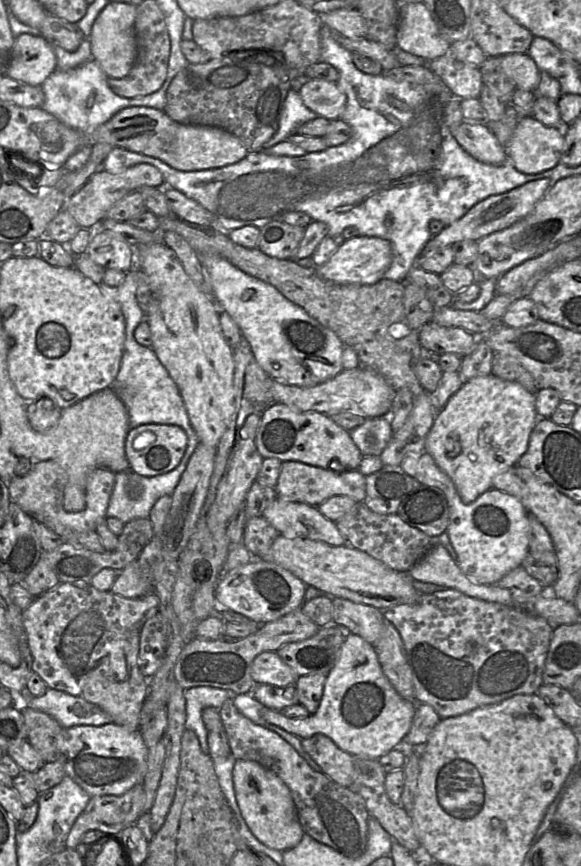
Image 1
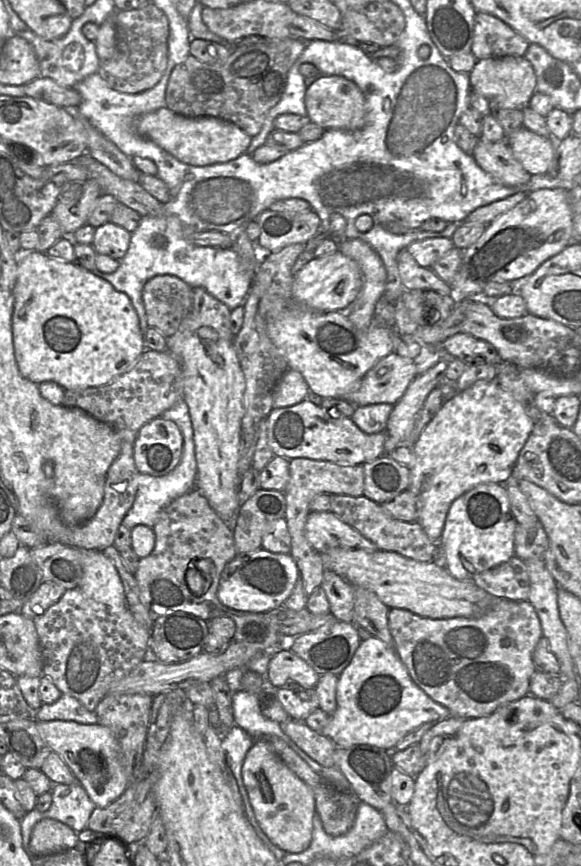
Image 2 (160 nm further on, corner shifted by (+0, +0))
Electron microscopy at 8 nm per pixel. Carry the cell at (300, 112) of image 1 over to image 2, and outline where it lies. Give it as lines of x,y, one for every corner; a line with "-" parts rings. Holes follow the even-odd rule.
294,62
287,76
287,83
280,101
268,112
261,131
251,138
250,145
245,154
253,155
254,151
266,143
269,134
275,129
275,119
285,113
292,113
301,116
307,115
305,106
305,92
307,87
304,84
305,77
299,70
299,65

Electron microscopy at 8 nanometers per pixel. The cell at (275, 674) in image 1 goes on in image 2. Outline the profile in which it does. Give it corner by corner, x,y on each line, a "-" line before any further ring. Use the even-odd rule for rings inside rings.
281,649
273,653
266,678
273,688
289,683
312,688
316,686
320,675
291,650

